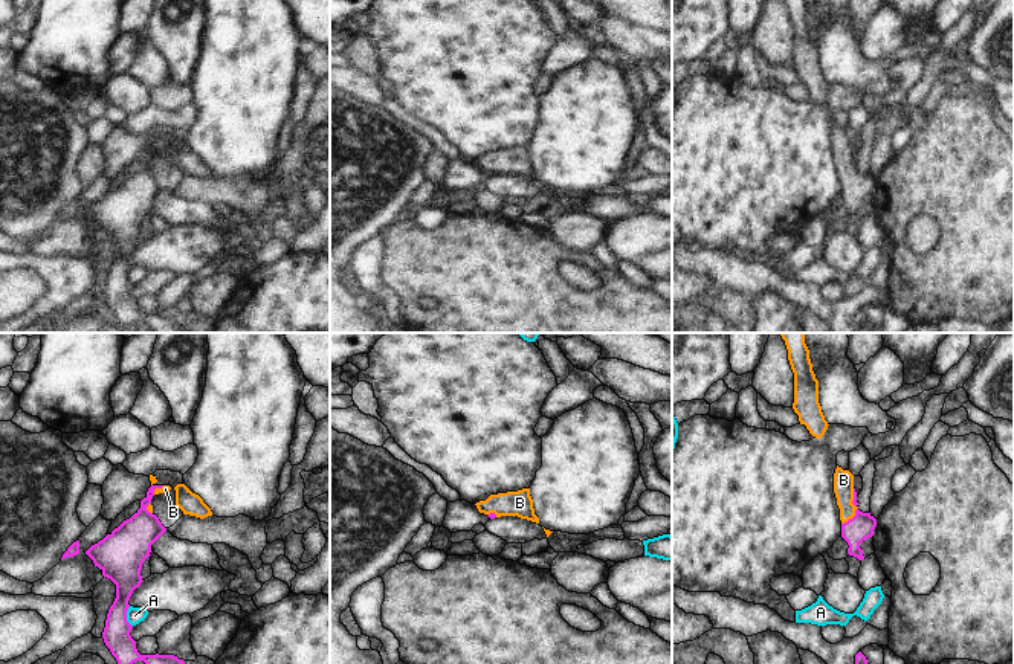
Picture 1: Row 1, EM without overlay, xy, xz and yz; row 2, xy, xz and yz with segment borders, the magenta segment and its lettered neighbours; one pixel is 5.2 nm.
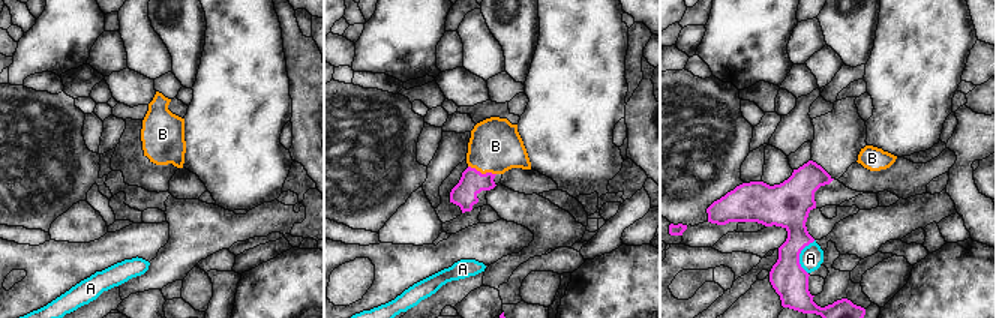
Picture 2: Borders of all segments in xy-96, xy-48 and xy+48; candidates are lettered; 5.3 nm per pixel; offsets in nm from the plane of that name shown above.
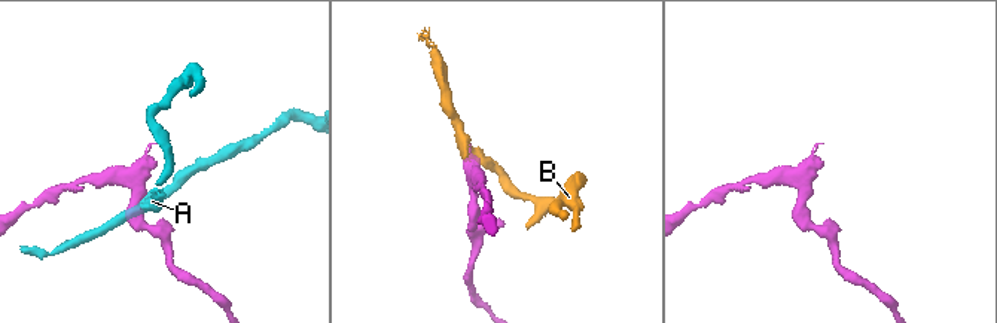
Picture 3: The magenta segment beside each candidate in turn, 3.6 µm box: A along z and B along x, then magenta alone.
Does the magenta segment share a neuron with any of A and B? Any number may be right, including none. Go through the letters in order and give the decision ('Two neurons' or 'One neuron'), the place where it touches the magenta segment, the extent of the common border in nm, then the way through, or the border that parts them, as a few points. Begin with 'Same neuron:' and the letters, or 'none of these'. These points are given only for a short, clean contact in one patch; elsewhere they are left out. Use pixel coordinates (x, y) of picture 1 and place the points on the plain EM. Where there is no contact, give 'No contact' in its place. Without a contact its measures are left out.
Same neuron: B
A: Two neurons. Touches magenta at xy (125, 275). Shared border 110 nm. Boundary: xy (129, 264), (127, 280), (132, 284)
B: One neuron. Touches magenta at yz (857, 167). Shared border 200 nm. Path across: yz (858, 186), (857, 167), (846, 156), (843, 138).

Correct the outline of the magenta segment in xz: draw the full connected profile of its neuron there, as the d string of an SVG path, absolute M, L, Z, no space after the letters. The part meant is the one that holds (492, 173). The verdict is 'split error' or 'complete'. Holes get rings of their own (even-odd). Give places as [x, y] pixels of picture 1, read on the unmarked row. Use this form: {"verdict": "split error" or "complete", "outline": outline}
{"verdict": "split error", "outline": "M530 147L490 153L486 159L480 159L475 163L480 171L487 172L490 177L518 174L539 182L539 176L534 172Z"}

